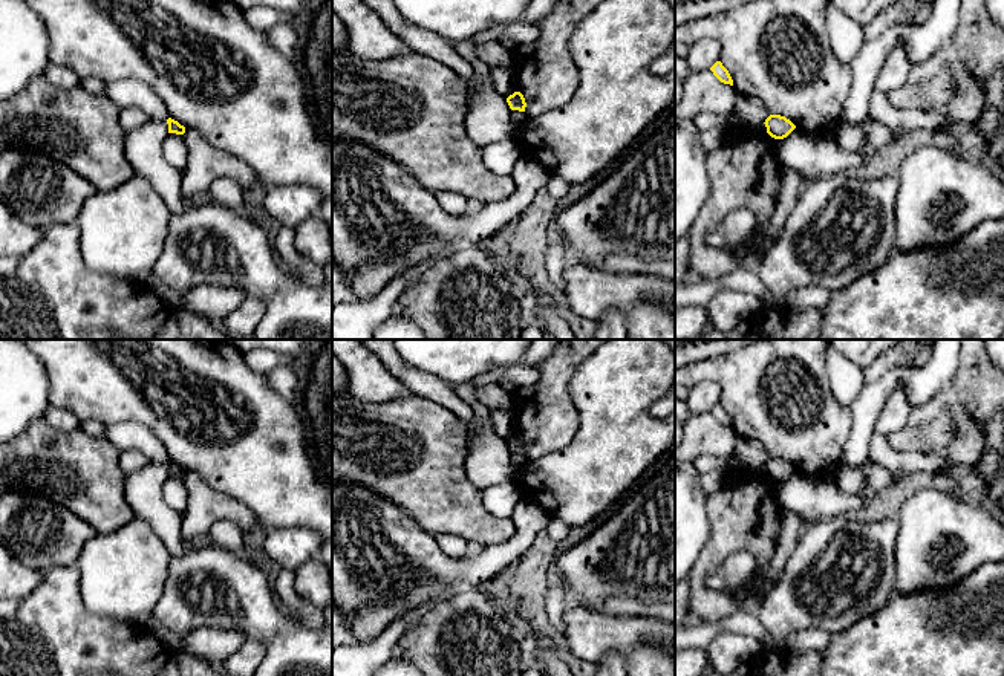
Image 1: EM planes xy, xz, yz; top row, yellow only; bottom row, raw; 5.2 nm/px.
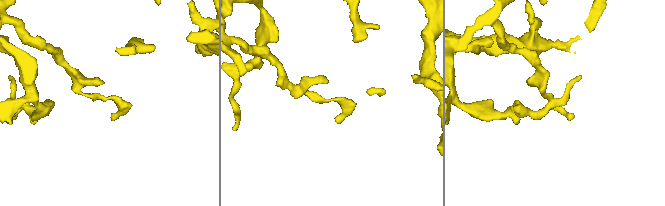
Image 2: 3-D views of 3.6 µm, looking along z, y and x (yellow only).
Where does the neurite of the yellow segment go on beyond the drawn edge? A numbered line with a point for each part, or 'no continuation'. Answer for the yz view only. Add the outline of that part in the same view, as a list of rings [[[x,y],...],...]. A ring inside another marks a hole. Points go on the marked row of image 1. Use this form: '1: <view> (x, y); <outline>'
no continuation

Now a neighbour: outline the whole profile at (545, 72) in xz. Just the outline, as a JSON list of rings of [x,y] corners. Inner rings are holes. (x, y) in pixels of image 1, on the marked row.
[[[559,0],[556,8],[537,21],[539,37],[530,44],[516,44],[513,69],[517,92],[525,98],[525,112],[539,116],[568,102],[579,89],[579,70],[569,50],[569,41],[580,21],[603,0]]]

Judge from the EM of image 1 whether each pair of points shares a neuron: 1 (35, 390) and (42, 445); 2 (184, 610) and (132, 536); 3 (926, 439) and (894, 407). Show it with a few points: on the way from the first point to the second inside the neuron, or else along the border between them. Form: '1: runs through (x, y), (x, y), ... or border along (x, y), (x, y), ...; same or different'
1: border along (43, 418), (35, 419), (16, 438); different
2: border along (172, 557), (162, 594), (152, 615); different
3: border along (914, 409), (909, 418), (888, 436); different

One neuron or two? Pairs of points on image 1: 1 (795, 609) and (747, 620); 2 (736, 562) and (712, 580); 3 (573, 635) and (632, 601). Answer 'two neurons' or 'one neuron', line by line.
1: two neurons
2: one neuron
3: two neurons

